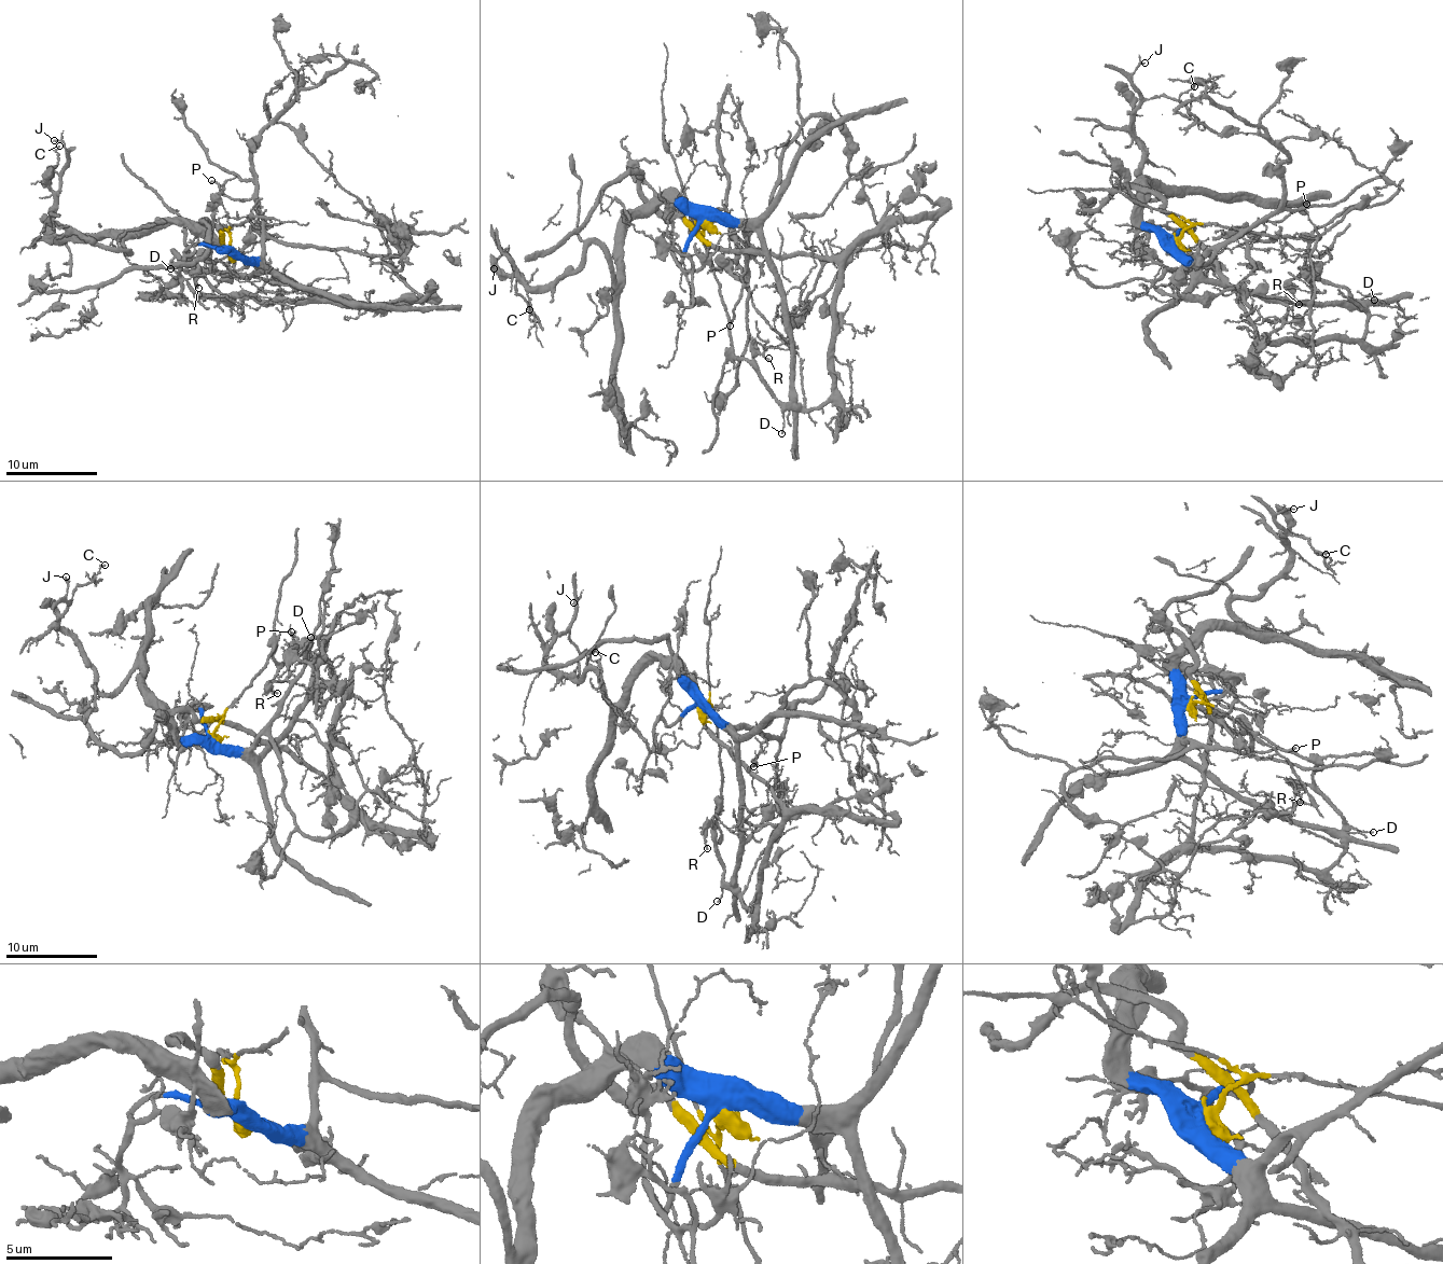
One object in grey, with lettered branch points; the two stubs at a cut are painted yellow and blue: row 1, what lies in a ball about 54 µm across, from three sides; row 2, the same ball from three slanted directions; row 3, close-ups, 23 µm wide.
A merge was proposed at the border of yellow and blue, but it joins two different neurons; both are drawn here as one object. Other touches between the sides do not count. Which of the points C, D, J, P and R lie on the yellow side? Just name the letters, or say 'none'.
D, R

